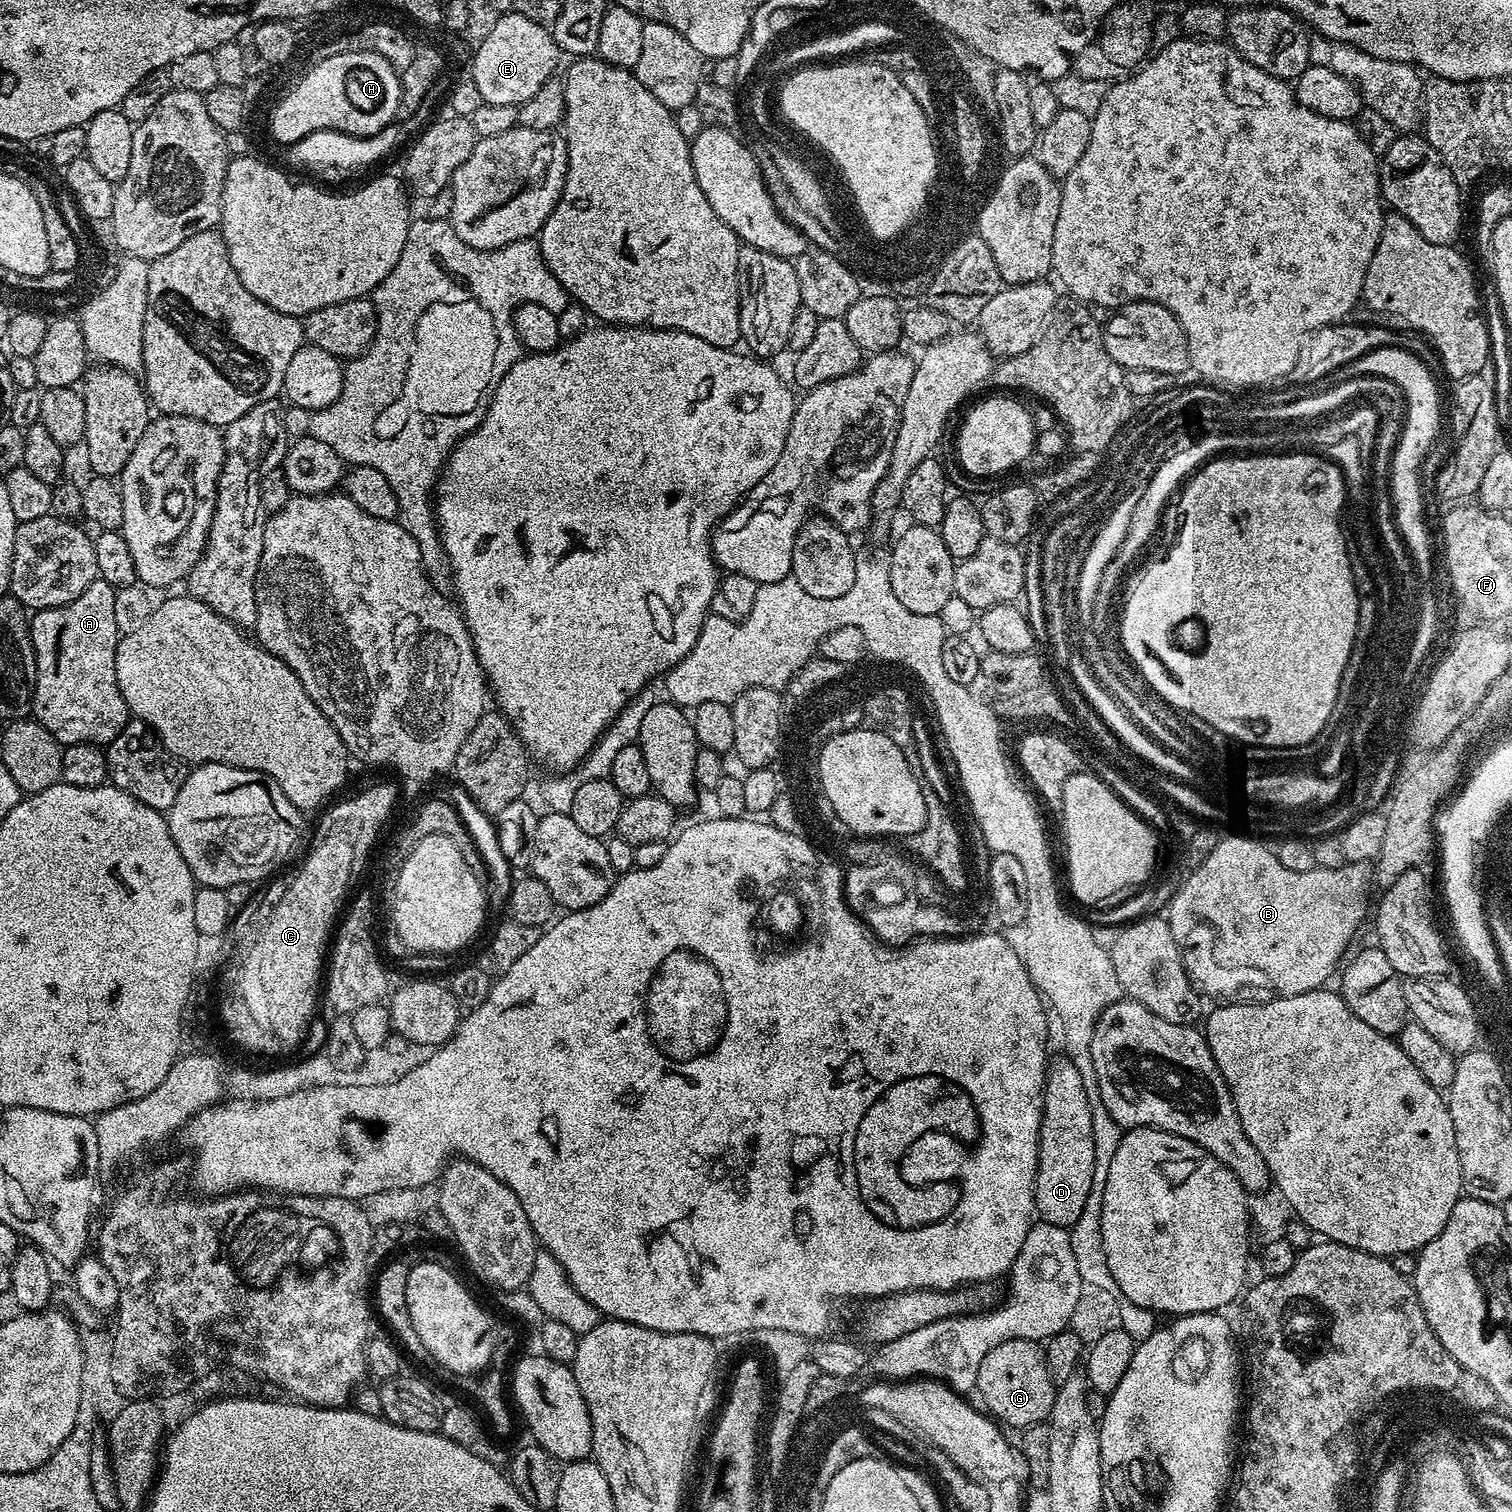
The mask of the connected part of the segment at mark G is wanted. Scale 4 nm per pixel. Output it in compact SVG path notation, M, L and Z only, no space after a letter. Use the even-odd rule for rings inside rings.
M1016 1340L1004 1342L986 1354L986 1358L982 1360L978 1369L975 1391L980 1392L981 1401L979 1400L979 1403L1001 1425L1007 1426L1009 1429L1012 1427L1016 1428L1015 1430L1023 1430L1035 1424L1043 1424L1049 1419L1057 1387L1058 1385L1050 1378L1050 1370L1046 1370L1043 1347L1035 1340Z

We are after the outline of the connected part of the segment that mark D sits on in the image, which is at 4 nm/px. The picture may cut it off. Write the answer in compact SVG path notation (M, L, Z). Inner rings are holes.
M1060 1054L1060 1057L1049 1059L1048 1073L1044 1079L1044 1117L1040 1127L1040 1145L1038 1146L1038 1166L1036 1167L1036 1206L1035 1211L1039 1219L1046 1223L1053 1223L1054 1226L1071 1229L1074 1222L1082 1215L1082 1206L1086 1206L1086 1198L1090 1198L1090 1186L1094 1186L1094 1122L1090 1118L1090 1098L1086 1098L1086 1086L1082 1086L1082 1074L1078 1074L1078 1066L1069 1060L1067 1055Z

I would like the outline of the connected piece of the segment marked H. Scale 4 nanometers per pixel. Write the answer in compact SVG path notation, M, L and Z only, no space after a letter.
M370 53L337 54L328 63L316 68L300 88L296 88L292 96L280 104L280 111L276 112L276 119L270 122L270 128L281 138L282 146L292 145L315 131L338 131L346 135L370 137L396 120L399 96L400 77L386 58Z

